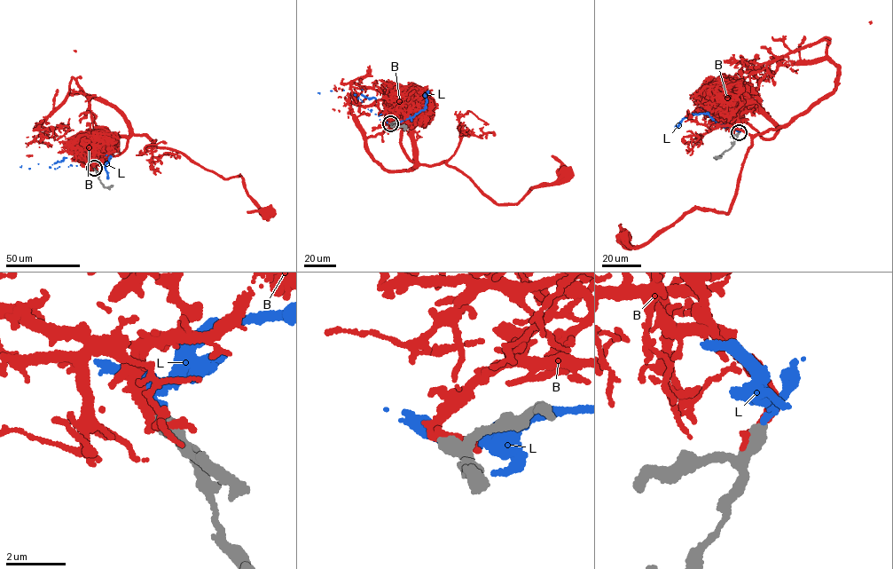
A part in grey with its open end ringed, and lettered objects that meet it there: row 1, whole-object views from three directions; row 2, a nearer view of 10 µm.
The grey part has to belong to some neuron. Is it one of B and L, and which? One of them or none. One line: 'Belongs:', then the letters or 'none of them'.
Belongs: L

